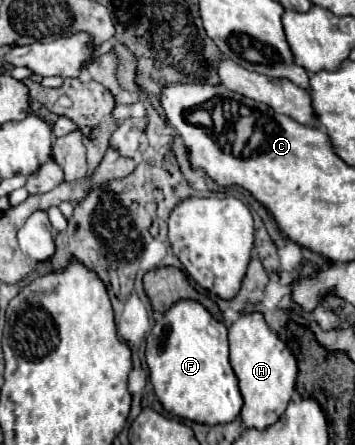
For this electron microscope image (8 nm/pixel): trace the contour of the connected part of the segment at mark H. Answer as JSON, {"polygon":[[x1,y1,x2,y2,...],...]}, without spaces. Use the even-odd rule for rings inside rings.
{"polygon":[[243,313,229,329,229,361,239,379,239,391,243,395,241,421,247,429,271,427,287,409,295,391,297,363,287,345,267,327,261,313]]}

